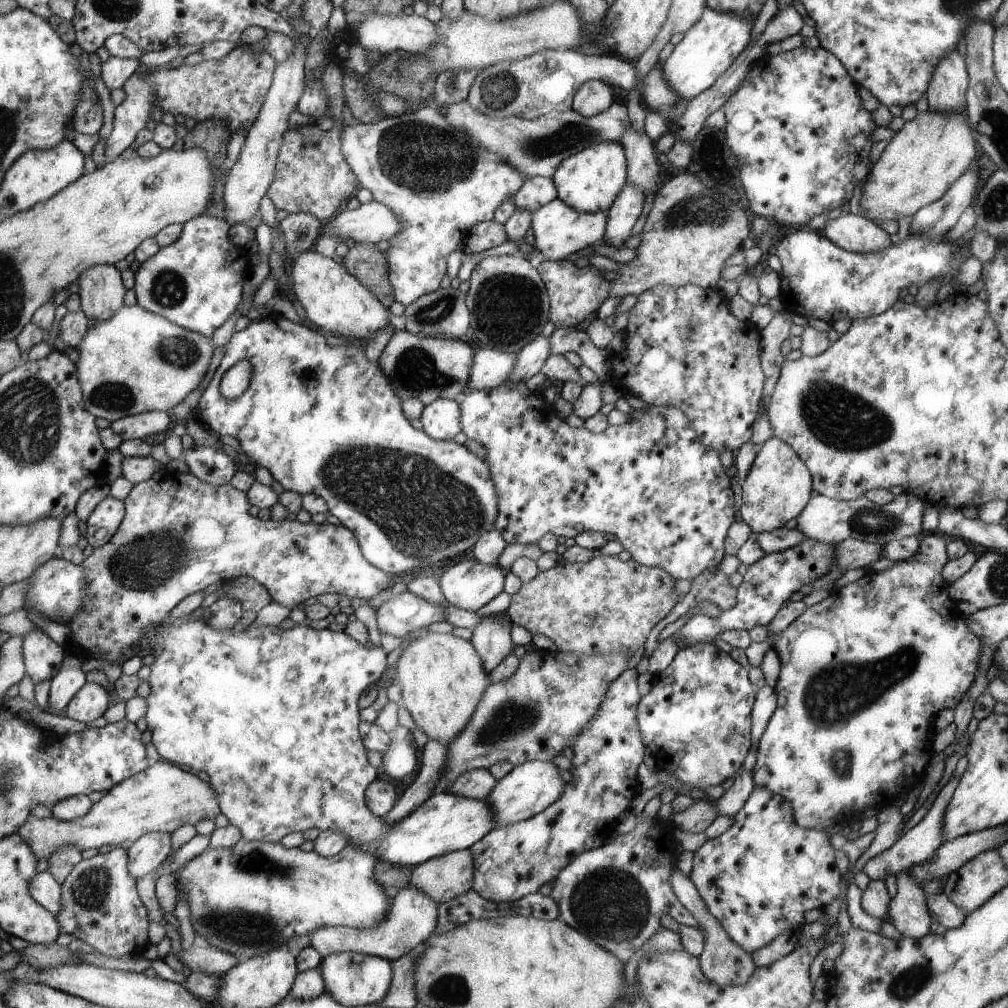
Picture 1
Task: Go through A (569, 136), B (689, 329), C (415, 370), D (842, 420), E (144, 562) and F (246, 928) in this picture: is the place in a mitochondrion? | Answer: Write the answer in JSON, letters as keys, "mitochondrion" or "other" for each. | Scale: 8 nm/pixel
{"A":"mitochondrion","B":"mitochondrion","C":"mitochondrion","D":"mitochondrion","E":"mitochondrion","F":"mitochondrion"}

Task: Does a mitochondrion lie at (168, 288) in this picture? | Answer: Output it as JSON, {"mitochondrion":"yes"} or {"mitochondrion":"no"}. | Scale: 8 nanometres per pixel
{"mitochondrion":"yes"}

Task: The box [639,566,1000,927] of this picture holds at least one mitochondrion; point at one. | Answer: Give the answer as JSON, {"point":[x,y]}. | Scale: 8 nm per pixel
{"point":[832,696]}

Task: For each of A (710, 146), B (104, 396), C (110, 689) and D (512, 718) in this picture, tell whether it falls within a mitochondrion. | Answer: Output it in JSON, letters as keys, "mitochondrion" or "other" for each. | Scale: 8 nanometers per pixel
{"A":"other","B":"mitochondrion","C":"other","D":"mitochondrion"}

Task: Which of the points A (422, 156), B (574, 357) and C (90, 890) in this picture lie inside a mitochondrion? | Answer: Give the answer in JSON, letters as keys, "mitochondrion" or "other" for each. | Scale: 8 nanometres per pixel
{"A":"mitochondrion","B":"other","C":"mitochondrion"}

